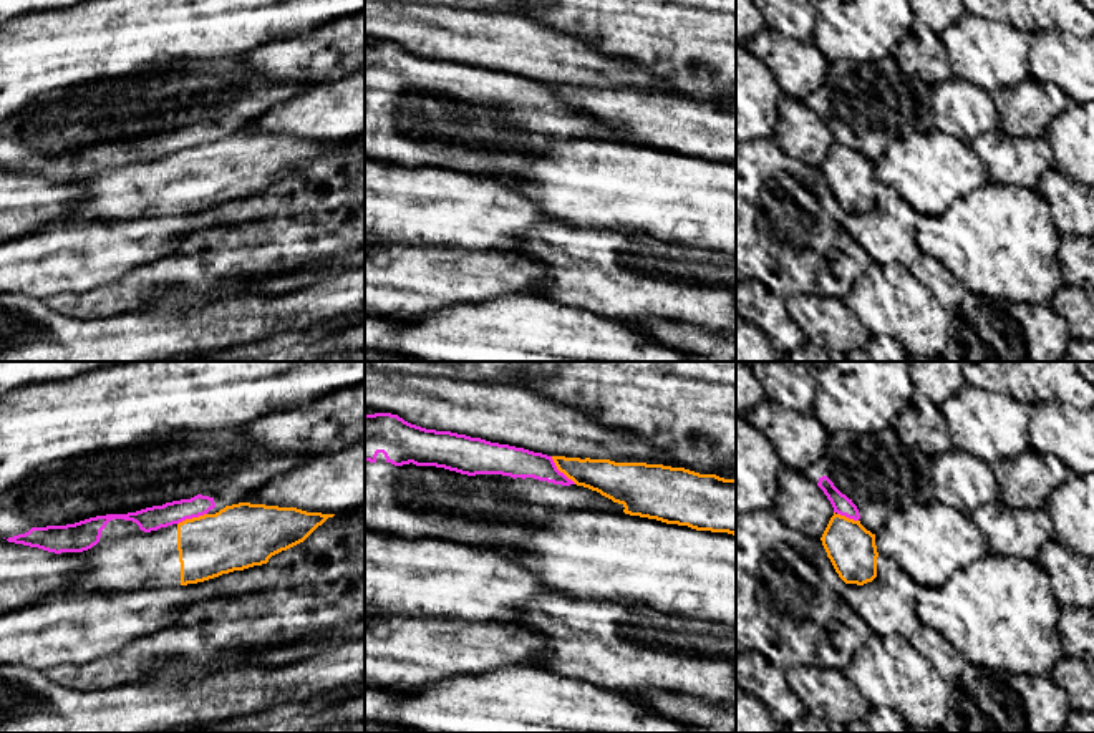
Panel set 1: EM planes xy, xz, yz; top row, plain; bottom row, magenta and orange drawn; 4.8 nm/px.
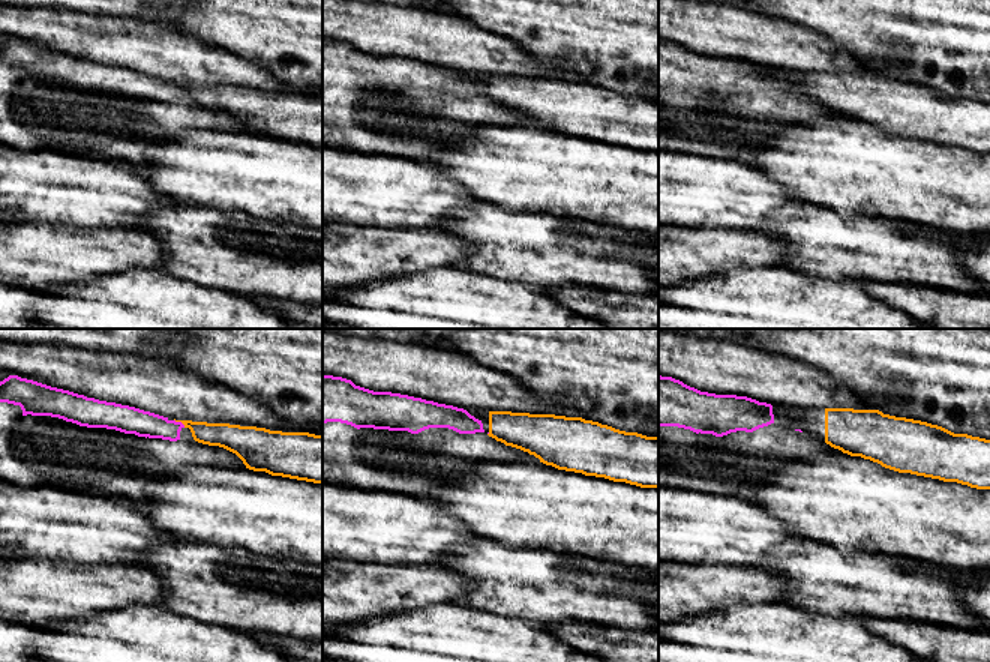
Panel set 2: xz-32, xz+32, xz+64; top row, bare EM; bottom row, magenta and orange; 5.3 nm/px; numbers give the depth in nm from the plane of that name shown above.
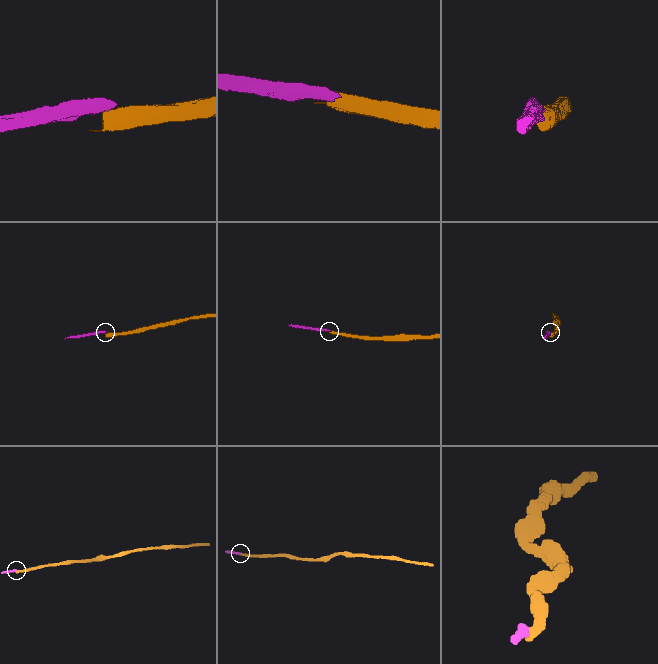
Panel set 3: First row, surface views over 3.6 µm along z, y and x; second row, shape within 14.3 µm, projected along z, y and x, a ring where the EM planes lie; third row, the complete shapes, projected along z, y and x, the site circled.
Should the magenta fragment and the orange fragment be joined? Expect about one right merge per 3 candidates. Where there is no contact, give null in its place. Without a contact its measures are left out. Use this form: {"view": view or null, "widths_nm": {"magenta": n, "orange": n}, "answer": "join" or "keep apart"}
{"view": "xz", "widths_nm": {"magenta": 150, "orange": 170}, "answer": "keep apart"}

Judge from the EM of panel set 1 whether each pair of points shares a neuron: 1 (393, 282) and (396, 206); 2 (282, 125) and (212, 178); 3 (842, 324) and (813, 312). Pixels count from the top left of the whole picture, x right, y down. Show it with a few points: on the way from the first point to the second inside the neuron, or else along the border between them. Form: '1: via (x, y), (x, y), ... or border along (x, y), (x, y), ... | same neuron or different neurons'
1: border along (382, 242), (435, 246) | different neurons
2: border along (247, 130), (295, 135), (309, 141) | different neurons
3: via (836, 324), (819, 317) | same neuron

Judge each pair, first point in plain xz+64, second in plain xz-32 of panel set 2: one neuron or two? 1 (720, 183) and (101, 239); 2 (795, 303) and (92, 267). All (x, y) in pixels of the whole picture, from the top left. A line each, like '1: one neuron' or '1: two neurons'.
1: two neurons
2: two neurons

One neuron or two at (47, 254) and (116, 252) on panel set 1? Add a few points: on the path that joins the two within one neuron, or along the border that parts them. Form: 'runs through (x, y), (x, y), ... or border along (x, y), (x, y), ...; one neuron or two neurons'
runs through (63, 254), (100, 252); one neuron

